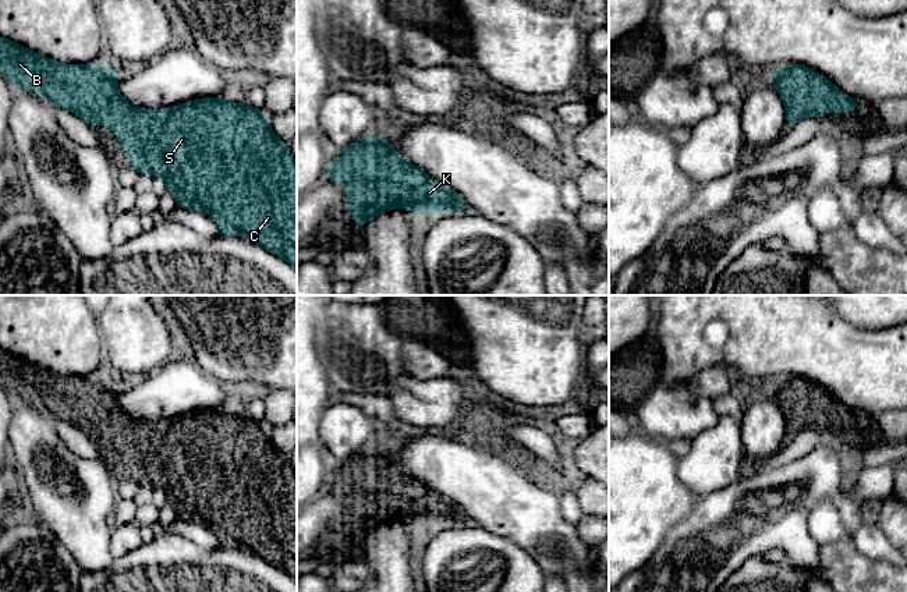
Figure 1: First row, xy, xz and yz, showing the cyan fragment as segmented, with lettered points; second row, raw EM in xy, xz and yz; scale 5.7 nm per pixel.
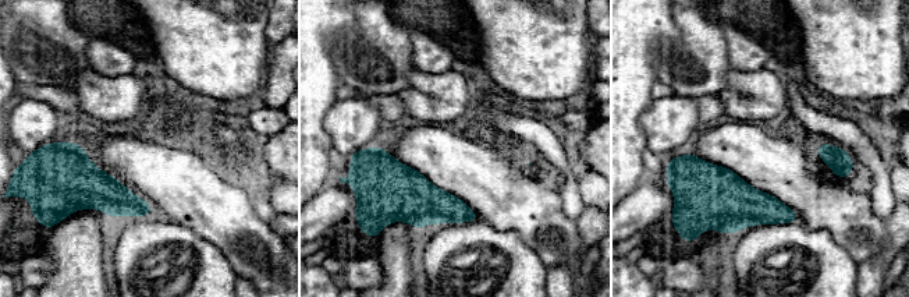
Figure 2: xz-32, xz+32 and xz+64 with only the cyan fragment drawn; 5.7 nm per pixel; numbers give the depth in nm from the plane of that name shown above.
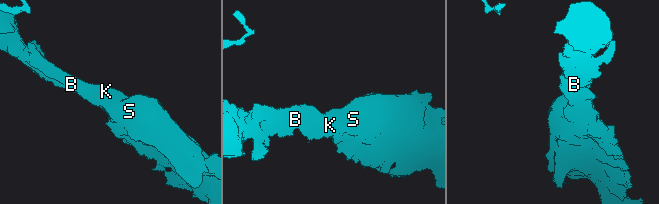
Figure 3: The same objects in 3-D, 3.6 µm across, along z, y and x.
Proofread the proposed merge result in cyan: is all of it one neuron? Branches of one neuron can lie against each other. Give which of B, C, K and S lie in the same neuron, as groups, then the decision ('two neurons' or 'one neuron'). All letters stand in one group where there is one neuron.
B C K S | one neuron

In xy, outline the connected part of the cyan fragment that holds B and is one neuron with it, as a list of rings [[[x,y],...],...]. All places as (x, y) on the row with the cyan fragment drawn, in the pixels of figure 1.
[[[0,36],[0,74],[13,85],[35,89],[46,102],[79,116],[89,125],[111,128],[131,169],[166,181],[177,205],[184,209],[205,210],[216,221],[220,234],[245,235],[268,252],[284,258],[297,270],[297,163],[273,132],[265,111],[251,104],[226,102],[222,98],[189,100],[171,109],[144,109],[131,106],[117,89],[118,71],[104,64],[63,64],[25,49]]]

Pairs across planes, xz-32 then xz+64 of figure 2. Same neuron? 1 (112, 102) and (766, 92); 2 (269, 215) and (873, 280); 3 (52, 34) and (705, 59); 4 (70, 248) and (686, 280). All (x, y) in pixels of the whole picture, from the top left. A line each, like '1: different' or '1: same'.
1: same
2: different
3: same
4: different

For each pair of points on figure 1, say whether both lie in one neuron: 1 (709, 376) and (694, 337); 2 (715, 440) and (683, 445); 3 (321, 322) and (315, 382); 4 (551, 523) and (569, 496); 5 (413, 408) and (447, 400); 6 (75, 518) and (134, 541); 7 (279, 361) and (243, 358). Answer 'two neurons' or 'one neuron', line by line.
1: two neurons
2: two neurons
3: one neuron
4: two neurons
5: one neuron
6: two neurons
7: one neuron

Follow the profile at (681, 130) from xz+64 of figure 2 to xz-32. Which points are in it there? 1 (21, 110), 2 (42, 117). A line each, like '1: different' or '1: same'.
1: same
2: same

